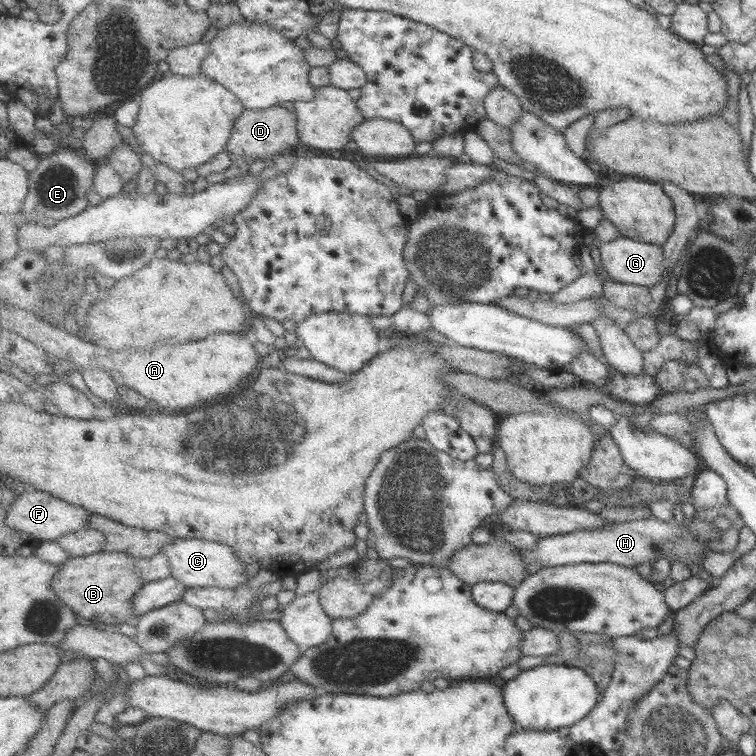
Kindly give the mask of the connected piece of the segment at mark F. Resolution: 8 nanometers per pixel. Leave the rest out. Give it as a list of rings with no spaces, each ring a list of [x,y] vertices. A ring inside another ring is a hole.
[[[36,491],[36,492],[21,492],[18,497],[10,504],[11,508],[7,511],[6,524],[9,529],[13,531],[21,530],[22,535],[30,536],[31,538],[41,541],[55,541],[60,539],[61,536],[77,533],[81,528],[89,527],[89,522],[93,518],[92,512],[81,507],[80,505],[71,505],[67,501],[60,500],[53,495],[49,495],[47,492]]]

